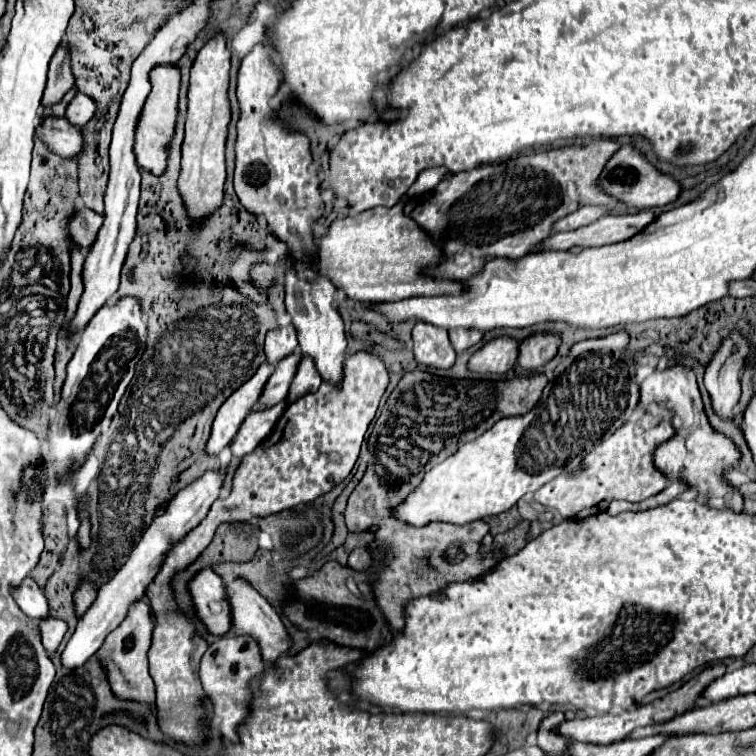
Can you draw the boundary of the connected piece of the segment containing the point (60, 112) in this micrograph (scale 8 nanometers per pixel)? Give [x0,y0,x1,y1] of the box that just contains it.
[40,86,76,124]

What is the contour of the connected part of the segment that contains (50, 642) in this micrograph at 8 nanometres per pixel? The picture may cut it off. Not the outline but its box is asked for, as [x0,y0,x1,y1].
[38,618,68,654]

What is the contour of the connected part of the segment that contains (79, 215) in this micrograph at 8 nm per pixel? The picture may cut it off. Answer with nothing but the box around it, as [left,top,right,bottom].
[70,208,104,250]

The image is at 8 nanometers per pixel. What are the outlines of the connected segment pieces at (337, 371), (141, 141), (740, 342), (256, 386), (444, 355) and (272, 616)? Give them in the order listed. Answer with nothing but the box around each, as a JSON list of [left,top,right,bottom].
[[286,264,346,384],[136,66,180,176],[704,330,748,418],[206,364,272,454],[412,322,456,368],[226,580,292,664]]

